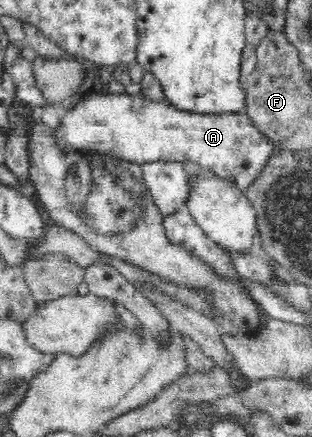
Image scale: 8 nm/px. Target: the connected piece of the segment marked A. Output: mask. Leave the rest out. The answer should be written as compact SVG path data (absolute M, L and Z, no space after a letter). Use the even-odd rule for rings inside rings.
M93 94L73 108L63 110L61 124L55 129L56 141L64 151L105 154L129 163L189 163L203 171L230 180L246 191L268 160L278 151L275 143L262 133L248 114L240 111L198 113L184 111L168 102L156 102L138 95Z

